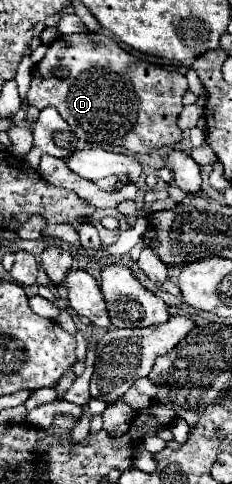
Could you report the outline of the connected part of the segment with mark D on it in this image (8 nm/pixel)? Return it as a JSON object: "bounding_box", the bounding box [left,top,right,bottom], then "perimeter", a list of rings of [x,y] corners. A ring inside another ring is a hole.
{"bounding_box":[27,33,187,153],"perimeter":[[[99,33],[59,35],[49,47],[47,55],[33,69],[33,83],[27,93],[29,105],[37,109],[55,107],[59,115],[71,125],[73,133],[81,141],[91,141],[109,147],[123,147],[129,153],[149,153],[159,147],[175,145],[181,139],[177,127],[177,115],[183,109],[181,97],[187,91],[187,79],[179,71],[169,71],[161,65],[153,65],[137,59],[129,51],[121,49],[111,37]],[[55,71],[67,71],[65,77],[57,77]]]}

